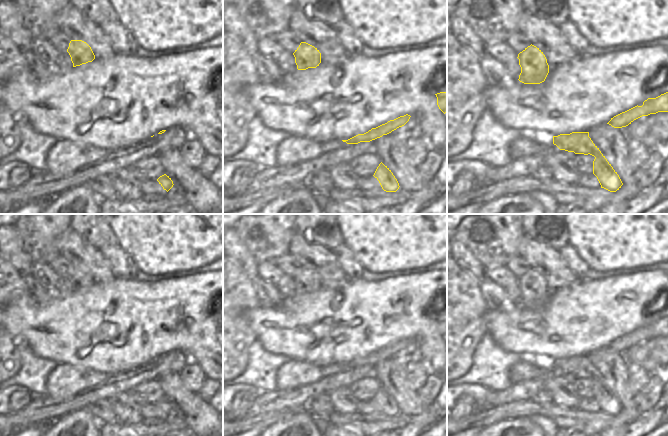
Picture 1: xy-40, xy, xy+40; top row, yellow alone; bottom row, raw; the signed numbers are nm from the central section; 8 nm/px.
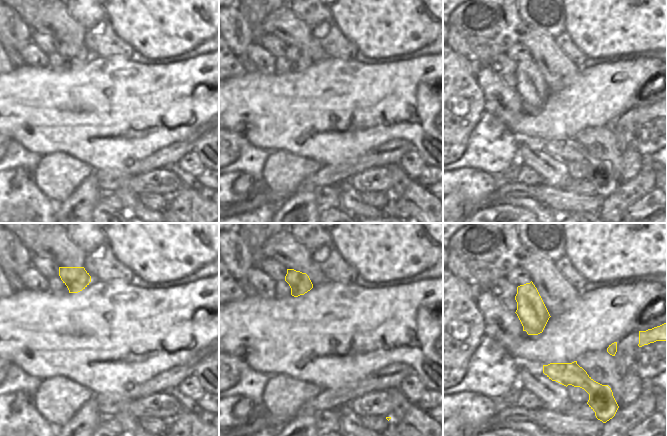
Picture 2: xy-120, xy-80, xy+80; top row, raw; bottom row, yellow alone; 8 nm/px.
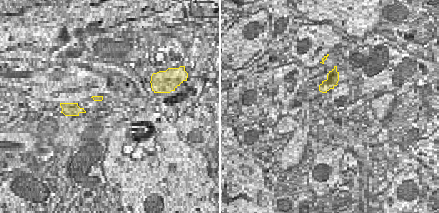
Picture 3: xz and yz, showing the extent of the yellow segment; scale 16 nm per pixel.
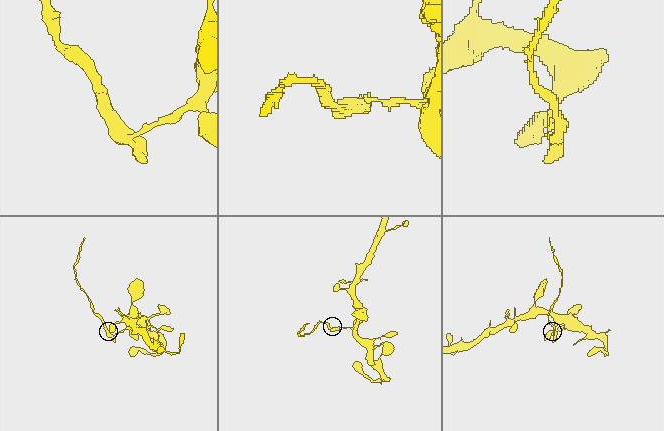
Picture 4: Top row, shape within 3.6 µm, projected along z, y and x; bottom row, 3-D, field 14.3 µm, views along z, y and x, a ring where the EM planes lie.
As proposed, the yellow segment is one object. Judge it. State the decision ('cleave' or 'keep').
cleave

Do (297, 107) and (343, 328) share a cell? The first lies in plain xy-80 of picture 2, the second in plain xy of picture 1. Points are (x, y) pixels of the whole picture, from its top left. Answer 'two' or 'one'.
one

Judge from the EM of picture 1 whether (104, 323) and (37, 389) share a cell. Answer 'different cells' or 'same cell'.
different cells

